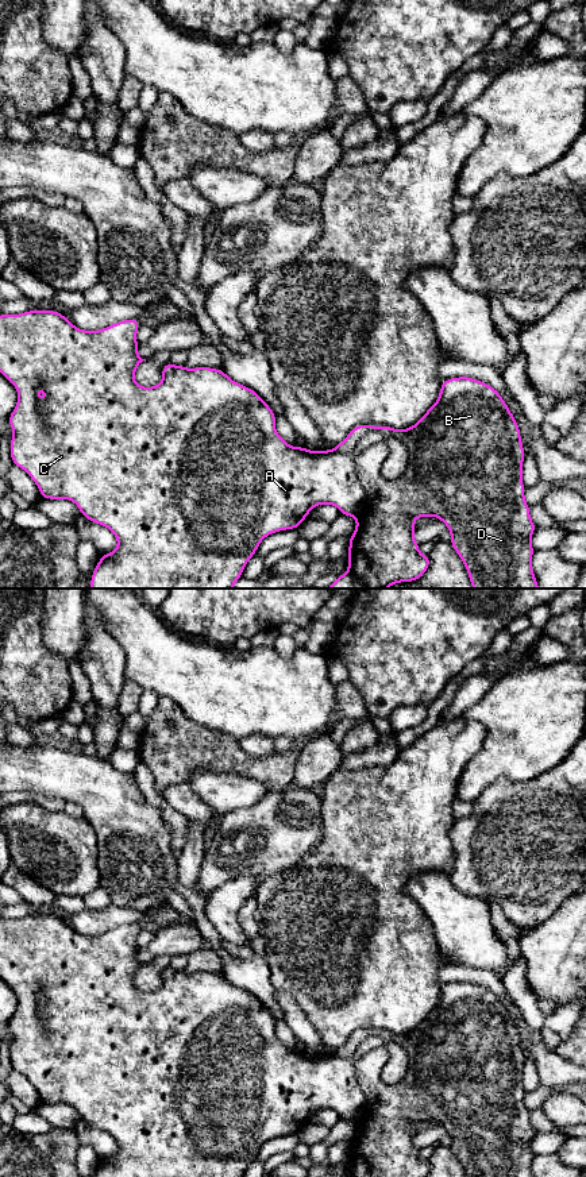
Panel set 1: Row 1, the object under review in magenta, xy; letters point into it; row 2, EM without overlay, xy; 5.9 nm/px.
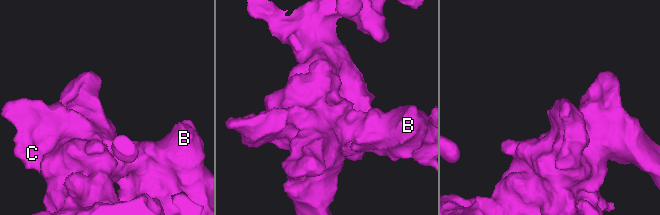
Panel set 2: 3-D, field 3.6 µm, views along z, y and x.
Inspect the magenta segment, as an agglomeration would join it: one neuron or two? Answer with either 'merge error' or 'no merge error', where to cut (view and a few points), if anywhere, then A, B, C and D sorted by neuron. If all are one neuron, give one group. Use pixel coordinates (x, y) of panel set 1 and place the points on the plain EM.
merge error | xy (376, 1033), (355, 1122) | A C / B D

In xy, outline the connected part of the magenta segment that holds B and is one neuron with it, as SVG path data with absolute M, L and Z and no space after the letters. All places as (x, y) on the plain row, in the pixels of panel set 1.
M470 981L446 984L437 1006L413 1031L398 1035L388 1030L356 1030L335 1054L351 1057L367 1037L375 1034L397 1042L408 1053L409 1066L398 1084L388 1085L381 1078L389 1061L385 1046L355 1062L366 1105L355 1122L355 1137L348 1142L350 1177L425 1177L431 1165L419 1155L413 1126L428 1120L447 1130L450 1147L467 1177L533 1177L531 1142L537 1131L524 1103L525 1054L518 1029L494 992Z

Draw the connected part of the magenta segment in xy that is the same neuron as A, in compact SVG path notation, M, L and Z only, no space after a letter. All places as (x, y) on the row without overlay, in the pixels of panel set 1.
M36 914L36 915L27 915L24 918L18 918L18 919L0 919L0 977L15 991L18 996L18 1008L15 1014L12 1015L11 1020L7 1023L8 1027L11 1029L11 1033L14 1035L12 1043L11 1043L11 1051L9 1051L9 1058L12 1064L12 1069L20 1072L24 1074L30 1083L35 1087L35 1089L39 1093L39 1099L42 1103L46 1104L70 1104L74 1107L82 1122L88 1123L89 1126L95 1128L100 1128L103 1131L107 1131L117 1143L117 1151L115 1155L101 1159L97 1170L95 1172L93 1177L243 1177L247 1166L257 1158L257 1153L262 1147L265 1142L274 1137L281 1137L286 1134L297 1134L301 1127L308 1122L309 1116L312 1112L329 1108L336 1111L340 1115L340 1119L350 1120L350 1122L356 1122L362 1114L363 1107L366 1105L366 1096L363 1095L363 1091L356 1080L355 1076L355 1062L366 1053L385 1046L389 1050L389 1061L383 1066L381 1072L381 1078L385 1084L388 1085L394 1085L398 1084L409 1066L409 1057L408 1053L397 1043L393 1041L385 1041L379 1035L370 1035L367 1037L355 1050L355 1053L351 1057L340 1057L336 1054L321 1054L319 1057L313 1057L308 1054L307 1051L293 1051L289 1050L275 1035L275 1018L270 1014L270 1011L262 1004L262 1002L254 996L252 993L236 988L232 985L223 975L216 975L212 972L194 972L194 973L186 973L185 970L174 970L170 966L167 966L162 972L162 985L159 989L153 991L153 992L143 992L139 991L135 987L134 979L136 972L146 964L142 964L138 960L138 950L139 948L136 946L136 937L139 934L140 926L131 923L131 925L122 925L119 927L115 927L109 931L105 931L103 934L97 935L85 935L85 934L78 934L76 930L73 930L62 918L55 916L55 915L45 915L45 914Z

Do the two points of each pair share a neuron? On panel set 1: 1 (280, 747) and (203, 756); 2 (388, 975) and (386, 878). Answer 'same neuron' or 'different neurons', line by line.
1: different neurons
2: same neuron

